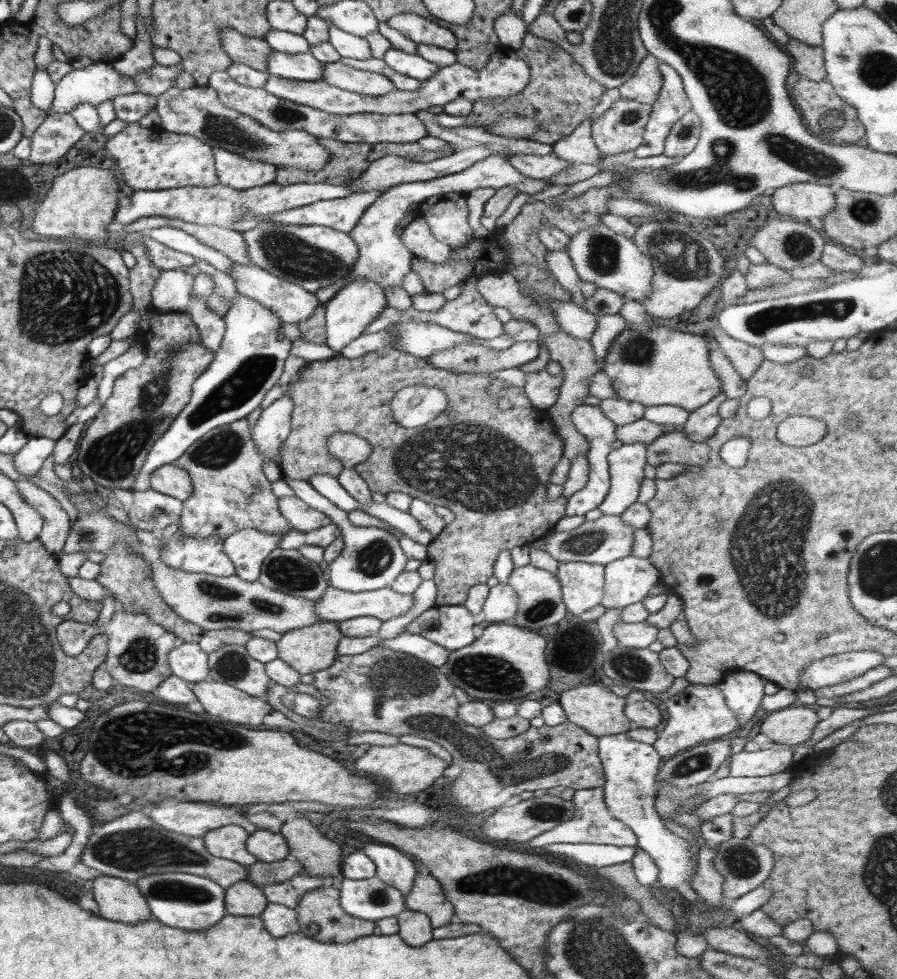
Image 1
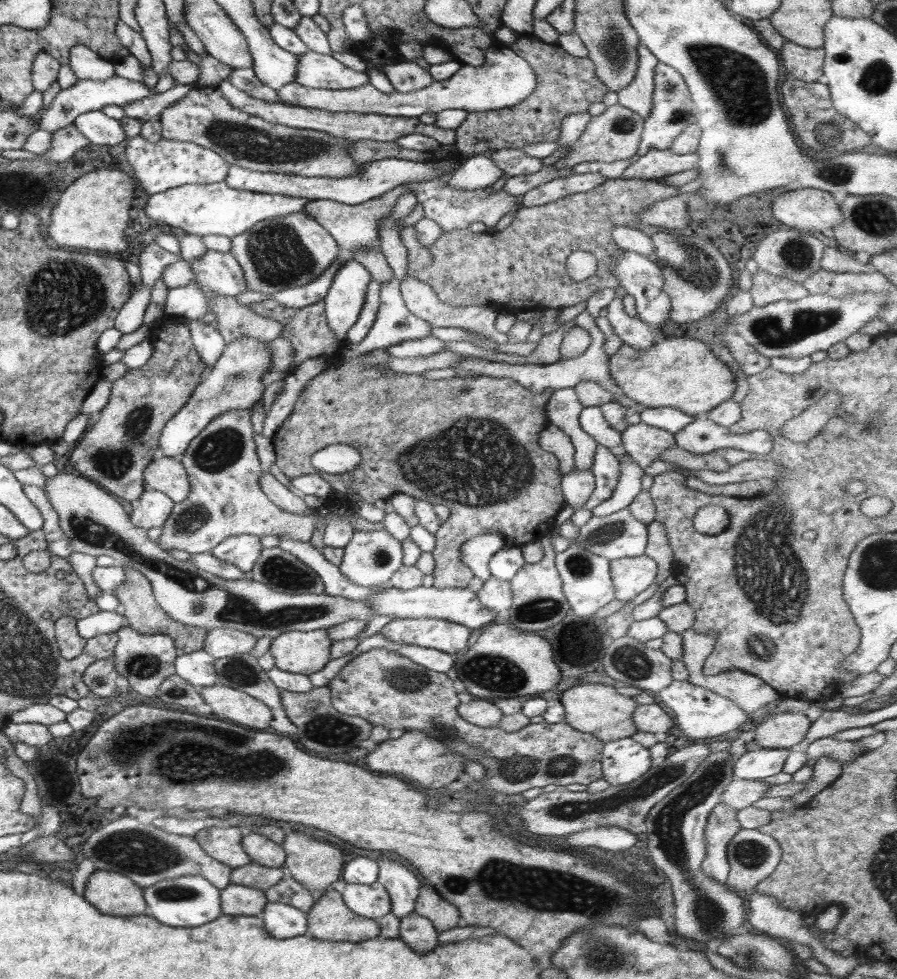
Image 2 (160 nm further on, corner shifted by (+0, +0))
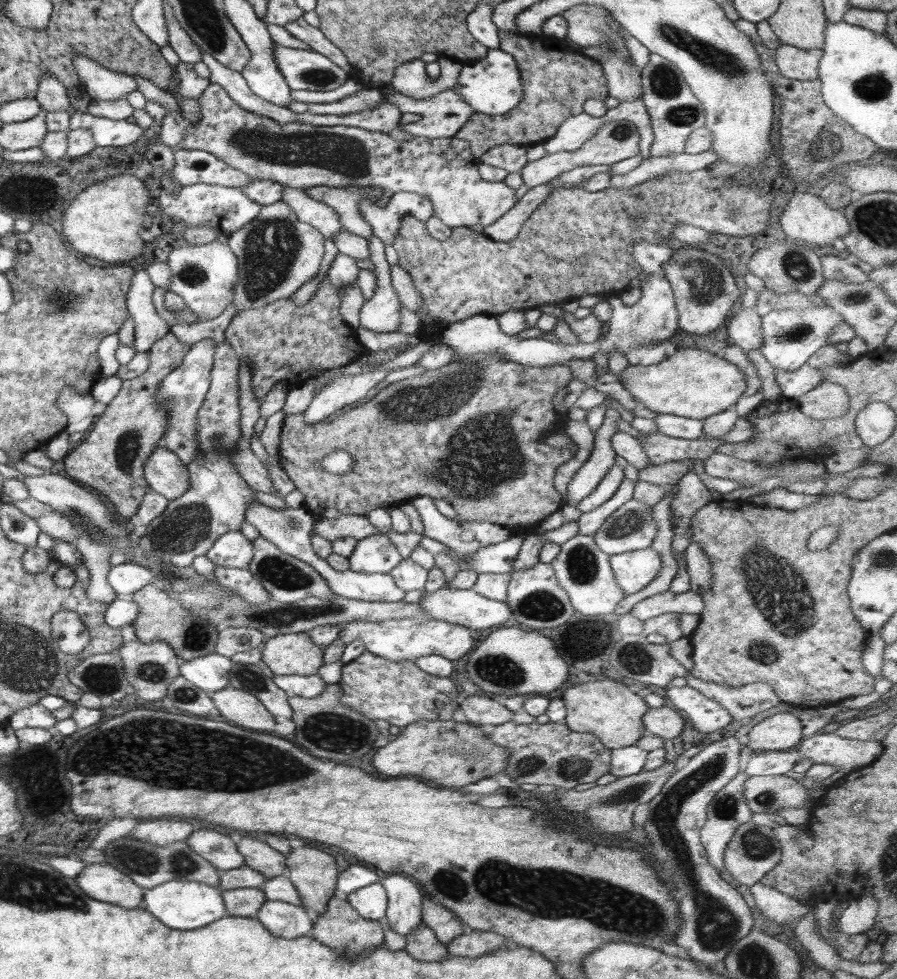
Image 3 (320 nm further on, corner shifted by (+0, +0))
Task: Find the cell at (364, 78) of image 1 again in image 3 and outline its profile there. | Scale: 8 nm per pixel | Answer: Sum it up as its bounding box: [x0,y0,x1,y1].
[274,45,352,91]

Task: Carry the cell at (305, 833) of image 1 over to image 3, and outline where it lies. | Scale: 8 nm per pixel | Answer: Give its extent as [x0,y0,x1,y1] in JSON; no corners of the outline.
[285,848,338,915]

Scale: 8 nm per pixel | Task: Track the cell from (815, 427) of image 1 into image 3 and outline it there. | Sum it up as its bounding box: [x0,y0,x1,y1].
[795,381,849,420]

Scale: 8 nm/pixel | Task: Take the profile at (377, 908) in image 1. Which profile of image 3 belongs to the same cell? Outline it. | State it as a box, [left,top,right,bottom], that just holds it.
[347,880,387,921]

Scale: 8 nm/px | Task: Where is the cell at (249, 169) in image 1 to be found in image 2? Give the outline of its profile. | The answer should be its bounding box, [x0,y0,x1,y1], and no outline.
[224,155,468,204]

